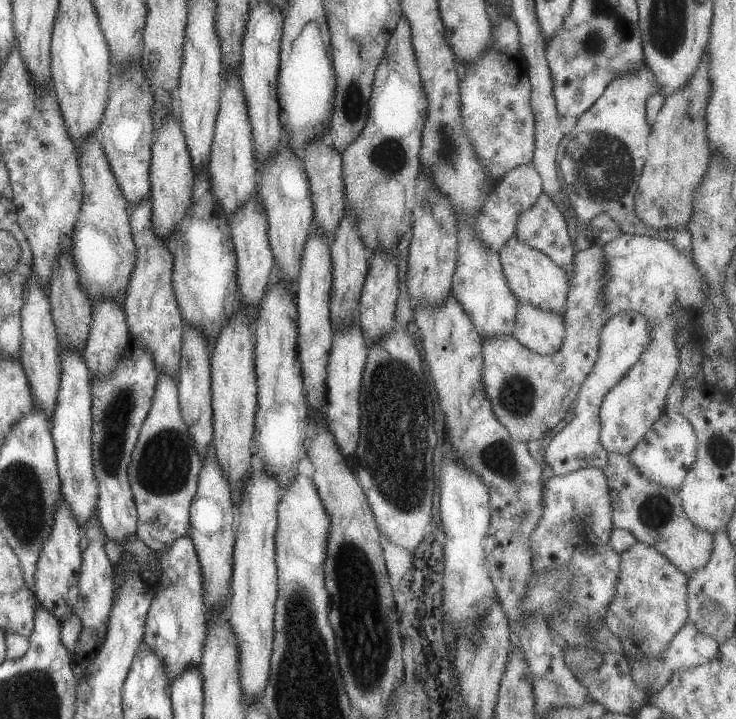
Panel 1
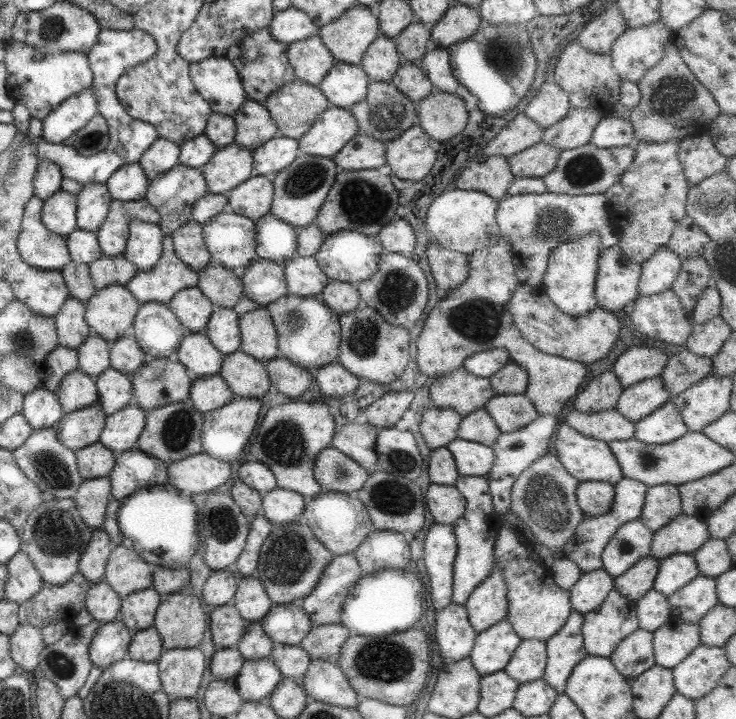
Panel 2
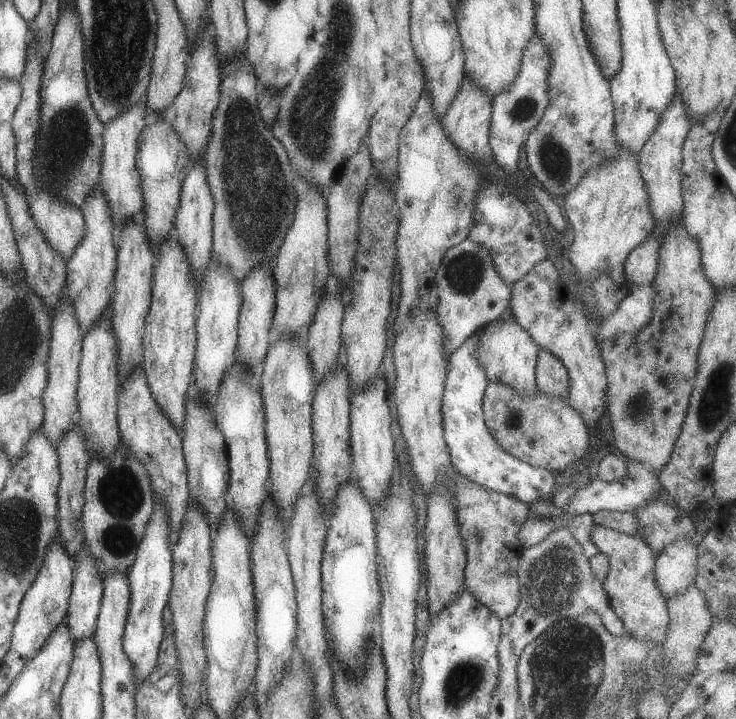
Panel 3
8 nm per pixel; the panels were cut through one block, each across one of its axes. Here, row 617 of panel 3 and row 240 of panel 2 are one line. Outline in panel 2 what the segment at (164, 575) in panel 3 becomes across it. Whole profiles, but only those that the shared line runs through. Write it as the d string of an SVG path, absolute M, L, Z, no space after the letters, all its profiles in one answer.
M137 218L129 220L123 256L137 271L151 270L160 260L164 234L158 225L141 222Z

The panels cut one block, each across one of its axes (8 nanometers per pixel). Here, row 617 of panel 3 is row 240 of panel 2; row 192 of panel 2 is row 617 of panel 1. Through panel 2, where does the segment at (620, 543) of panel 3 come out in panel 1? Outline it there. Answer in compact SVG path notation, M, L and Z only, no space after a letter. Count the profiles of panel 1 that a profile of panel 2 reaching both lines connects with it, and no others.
M635 541L629 548L626 548L623 552L619 554L619 562L621 564L621 569L619 569L619 578L616 580L615 590L610 600L610 603L606 606L606 611L604 612L604 623L609 629L609 632L618 638L621 643L623 654L627 658L640 659L642 654L645 656L657 656L664 648L669 644L669 640L673 638L673 635L686 623L688 612L686 609L686 576L676 567L673 566L662 554L659 554L653 547L646 545L645 543L640 543Z

